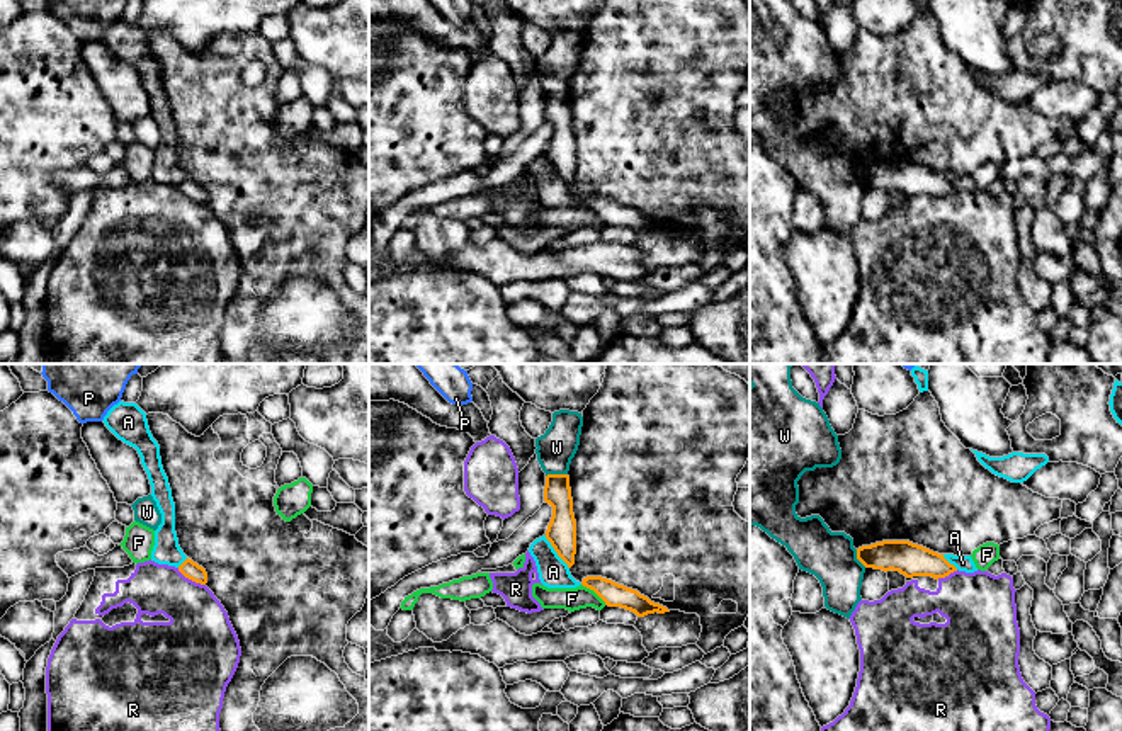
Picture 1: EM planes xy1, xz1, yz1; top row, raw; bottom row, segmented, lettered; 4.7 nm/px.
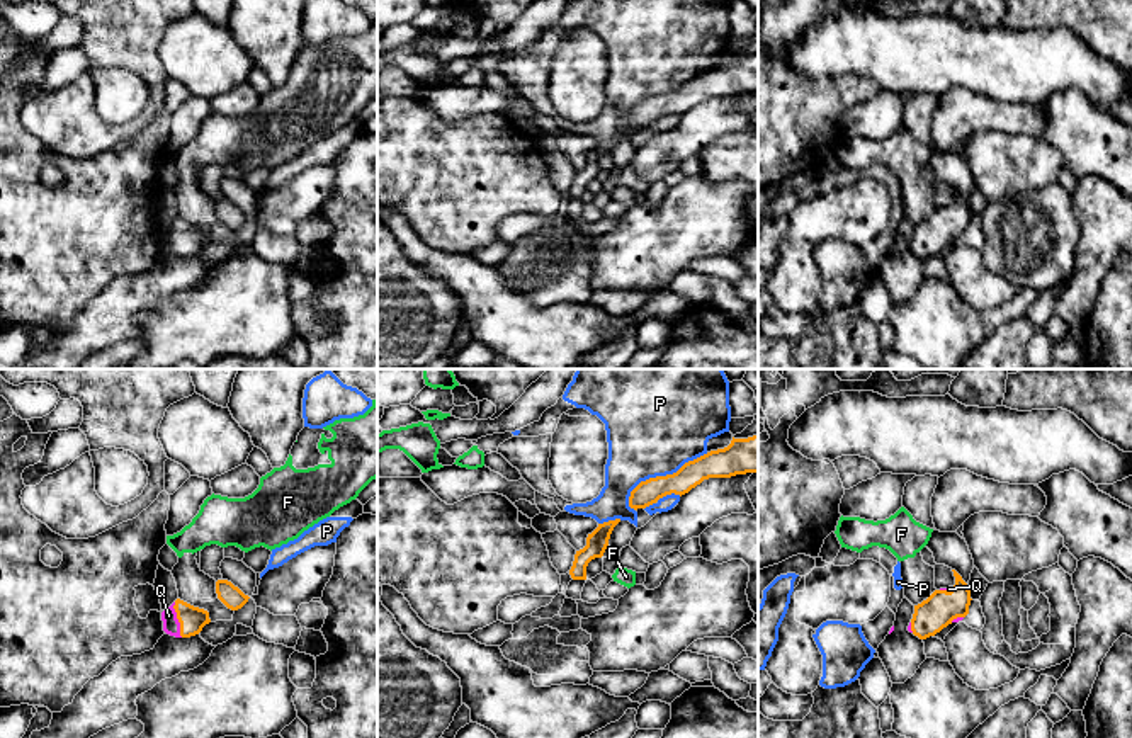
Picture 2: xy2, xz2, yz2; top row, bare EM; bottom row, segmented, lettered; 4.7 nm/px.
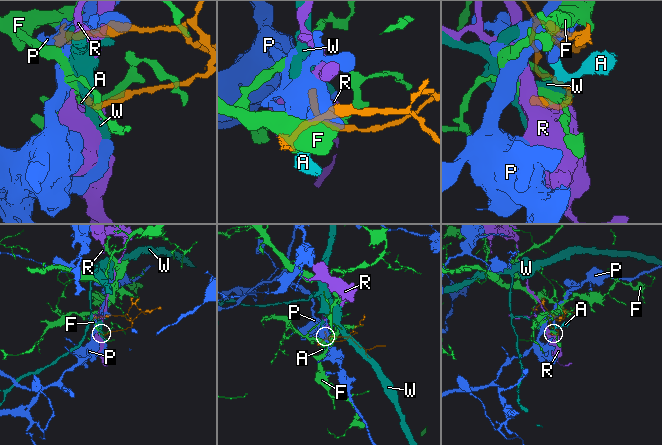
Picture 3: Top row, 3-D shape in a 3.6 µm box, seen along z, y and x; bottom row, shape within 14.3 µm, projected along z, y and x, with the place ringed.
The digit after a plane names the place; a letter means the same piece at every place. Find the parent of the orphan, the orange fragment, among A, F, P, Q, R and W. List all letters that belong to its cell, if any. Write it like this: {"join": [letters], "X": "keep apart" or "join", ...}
{"join": ["Q"], "A": "keep apart", "F": "keep apart", "P": "keep apart", "Q": "join", "R": "keep apart", "W": "keep apart"}

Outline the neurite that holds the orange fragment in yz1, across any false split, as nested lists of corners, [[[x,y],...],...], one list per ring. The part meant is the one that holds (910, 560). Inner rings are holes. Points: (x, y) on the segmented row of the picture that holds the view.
[[[882,541],[857,549],[857,559],[865,568],[899,571],[906,578],[932,576],[945,578],[957,571],[944,554],[933,552],[910,541]]]

